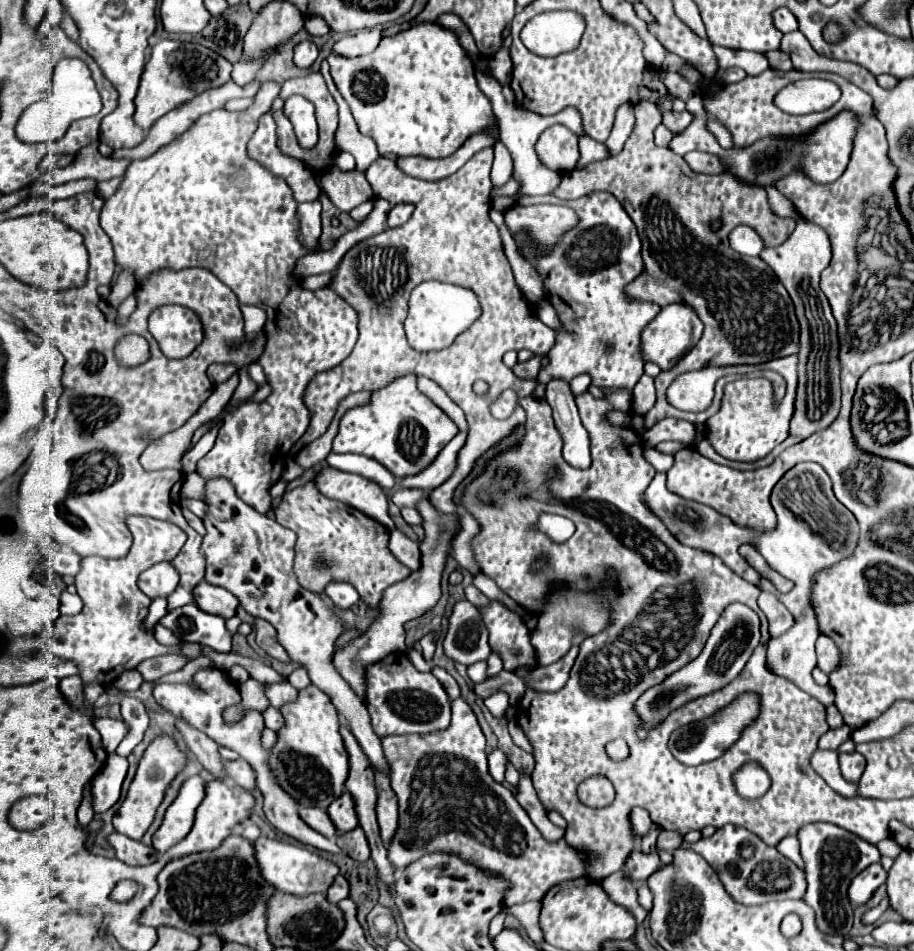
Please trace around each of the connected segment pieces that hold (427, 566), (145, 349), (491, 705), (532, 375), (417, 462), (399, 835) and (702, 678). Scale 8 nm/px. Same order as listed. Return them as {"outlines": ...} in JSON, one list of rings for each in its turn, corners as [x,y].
{"outlines":[[[[423,497],[423,501],[419,503],[419,513],[423,515],[423,529],[425,529],[425,539],[421,543],[421,569],[411,573],[407,579],[387,587],[383,591],[383,597],[381,597],[381,603],[379,603],[377,619],[369,625],[369,629],[365,633],[351,639],[333,657],[335,669],[339,669],[339,675],[347,683],[351,683],[351,689],[355,689],[355,693],[359,693],[359,697],[365,697],[365,693],[367,693],[367,687],[365,687],[367,685],[367,681],[365,681],[367,667],[371,663],[381,661],[383,657],[387,657],[395,651],[405,651],[407,647],[405,647],[405,629],[403,629],[403,625],[411,619],[421,617],[431,607],[435,607],[435,603],[441,597],[441,585],[439,585],[441,583],[441,571],[443,571],[445,559],[447,559],[447,545],[453,539],[453,535],[457,533],[457,515],[437,513],[427,503],[427,497]]],[[[127,335],[117,347],[117,355],[127,367],[133,367],[149,359],[149,343],[139,335]]],[[[493,693],[493,695],[485,698],[483,702],[493,715],[503,717],[503,713],[509,705],[509,697],[507,697],[507,693]]],[[[535,355],[533,358],[528,360],[527,362],[518,362],[512,368],[512,371],[516,376],[521,377],[523,379],[536,379],[541,368],[541,359],[544,356]]],[[[403,375],[371,393],[367,405],[349,409],[339,423],[333,453],[359,453],[379,461],[397,479],[423,471],[457,435],[453,419],[417,387],[415,375]]],[[[459,697],[451,701],[453,719],[445,731],[435,731],[429,735],[389,735],[383,737],[383,753],[389,765],[391,789],[399,801],[399,829],[387,845],[389,861],[395,869],[405,869],[411,861],[419,861],[423,853],[435,853],[443,849],[445,853],[459,853],[463,861],[475,861],[479,869],[489,869],[491,873],[503,877],[511,883],[503,893],[503,905],[511,907],[517,903],[539,901],[551,885],[561,881],[571,881],[579,877],[589,877],[587,867],[591,865],[591,851],[569,845],[565,839],[545,841],[545,837],[535,829],[527,813],[513,797],[513,791],[505,789],[487,771],[487,753],[485,753],[485,735],[477,723],[471,707]]],[[[731,603],[723,615],[719,617],[719,621],[715,623],[701,655],[697,659],[693,659],[689,665],[685,665],[683,669],[675,671],[673,675],[669,675],[661,685],[649,689],[645,693],[645,701],[649,703],[657,703],[657,695],[667,695],[667,693],[677,693],[677,695],[707,695],[713,693],[721,687],[725,687],[729,681],[733,681],[741,669],[745,667],[747,659],[751,657],[753,649],[761,643],[761,631],[759,631],[759,617],[757,613],[743,603]]]]}

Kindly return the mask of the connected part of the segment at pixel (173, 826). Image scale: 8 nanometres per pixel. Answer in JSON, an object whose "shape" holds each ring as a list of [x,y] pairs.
{"shape":[[[197,775],[183,781],[175,801],[165,811],[165,819],[161,827],[153,835],[155,851],[165,853],[165,849],[171,849],[173,845],[177,845],[191,831],[195,809],[203,801],[203,785],[205,781]]]}

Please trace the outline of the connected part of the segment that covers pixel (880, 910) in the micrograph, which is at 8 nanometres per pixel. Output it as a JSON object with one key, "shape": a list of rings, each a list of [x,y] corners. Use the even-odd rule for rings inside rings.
{"shape":[[[885,898],[880,902],[880,904],[876,908],[873,908],[866,912],[864,916],[862,916],[862,922],[864,924],[874,924],[878,920],[878,918],[880,918],[880,916],[884,913],[884,911],[889,907],[888,902],[888,899]],[[883,901],[885,901],[885,907],[881,905]]]}

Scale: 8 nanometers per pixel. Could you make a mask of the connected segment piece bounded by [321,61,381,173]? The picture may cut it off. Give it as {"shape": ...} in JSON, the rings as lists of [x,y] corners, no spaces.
{"shape":[[[327,61],[321,63],[321,73],[325,77],[329,93],[333,95],[333,99],[339,105],[339,129],[335,133],[337,149],[351,153],[357,161],[357,169],[361,173],[365,173],[371,167],[371,163],[375,163],[381,157],[379,151],[377,151],[377,145],[375,145],[375,141],[371,141],[371,137],[365,137],[365,135],[359,133],[359,129],[355,125],[355,119],[351,117],[349,105],[343,101],[343,97],[339,95],[337,87],[335,87],[331,75],[329,75],[329,63]]]}

